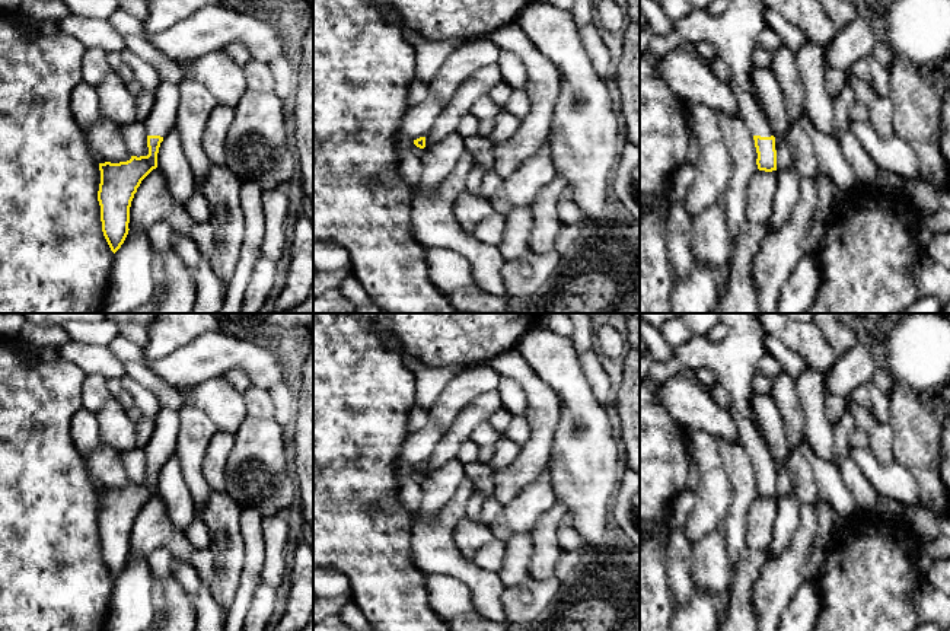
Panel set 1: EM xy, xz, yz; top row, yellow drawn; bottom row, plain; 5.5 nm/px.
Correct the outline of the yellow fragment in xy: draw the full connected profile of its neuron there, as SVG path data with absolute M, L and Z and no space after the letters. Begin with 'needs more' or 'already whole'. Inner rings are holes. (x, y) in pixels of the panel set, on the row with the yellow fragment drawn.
needs more; M160 80L154 103L144 121L147 134L147 156L131 156L127 162L99 163L101 184L98 201L103 236L115 254L128 235L130 207L141 181L157 168L160 143L175 128L179 105L179 86Z

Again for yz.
needs more; M727 0L727 9L718 16L705 9L694 9L686 17L673 22L670 35L654 35L648 51L662 60L683 44L711 42L717 48L717 57L729 67L729 86L755 140L758 169L772 172L777 171L775 137L750 80L752 52L758 35L766 26L763 9L762 0Z

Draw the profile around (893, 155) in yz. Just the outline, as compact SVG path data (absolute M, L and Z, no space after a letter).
M849 121L848 130L860 140L879 171L900 175L906 181L922 175L918 156L905 140L896 136L883 138L868 121Z

